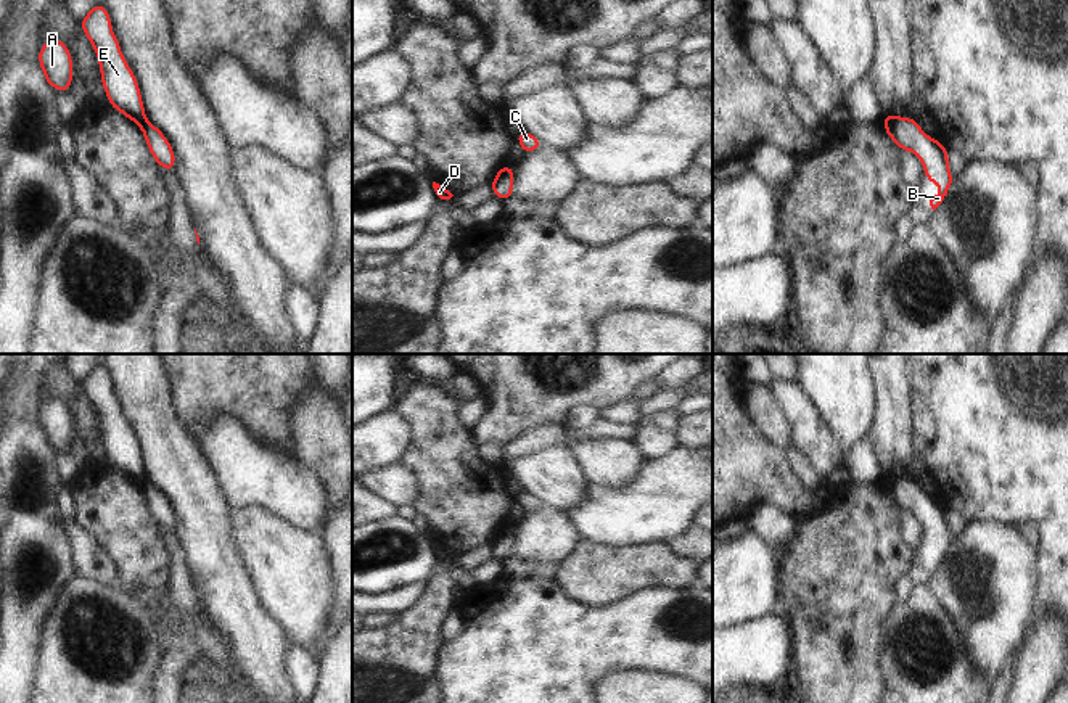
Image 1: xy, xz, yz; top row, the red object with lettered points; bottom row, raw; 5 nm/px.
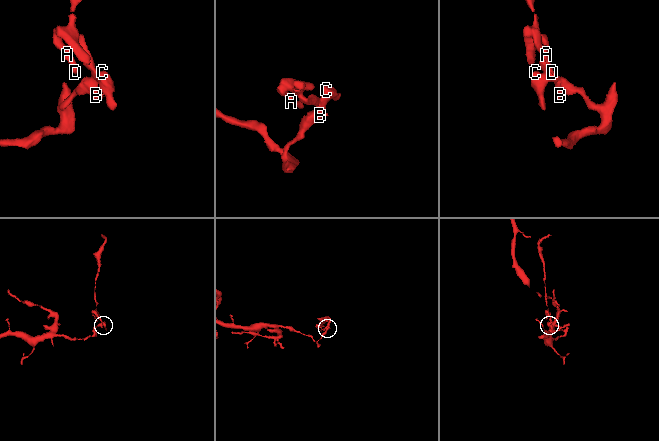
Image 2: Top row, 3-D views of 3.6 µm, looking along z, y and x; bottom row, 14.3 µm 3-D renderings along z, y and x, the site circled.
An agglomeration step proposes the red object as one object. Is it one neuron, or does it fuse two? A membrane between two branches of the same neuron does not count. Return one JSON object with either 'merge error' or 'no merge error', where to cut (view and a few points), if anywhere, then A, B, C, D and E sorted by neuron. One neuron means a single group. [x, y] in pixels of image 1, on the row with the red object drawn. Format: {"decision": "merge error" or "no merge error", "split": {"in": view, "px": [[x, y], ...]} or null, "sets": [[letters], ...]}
{"decision": "merge error", "split": {"in": "xy", "px": [[145, 121], [140, 127]]}, "sets": [["A", "D", "E"], ["B", "C"]]}

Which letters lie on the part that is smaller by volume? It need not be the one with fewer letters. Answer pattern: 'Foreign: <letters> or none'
Foreign: A, D, E

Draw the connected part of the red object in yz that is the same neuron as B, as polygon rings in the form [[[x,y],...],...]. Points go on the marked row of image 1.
[[[898,117],[891,124],[883,125],[886,135],[896,142],[896,146],[920,158],[926,180],[941,187],[941,193],[933,195],[930,199],[930,206],[934,211],[954,182],[947,166],[951,158],[947,150],[939,140],[930,138],[914,117]]]

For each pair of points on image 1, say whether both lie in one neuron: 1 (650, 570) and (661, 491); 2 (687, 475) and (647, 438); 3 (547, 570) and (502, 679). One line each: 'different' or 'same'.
1: different
2: different
3: different

